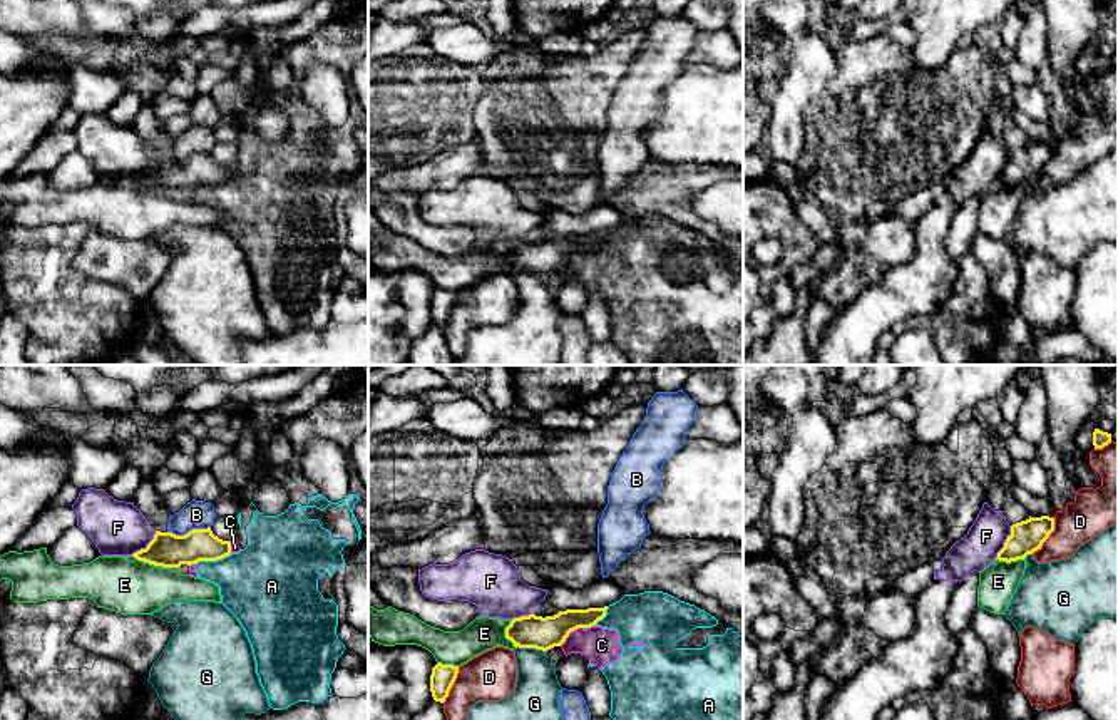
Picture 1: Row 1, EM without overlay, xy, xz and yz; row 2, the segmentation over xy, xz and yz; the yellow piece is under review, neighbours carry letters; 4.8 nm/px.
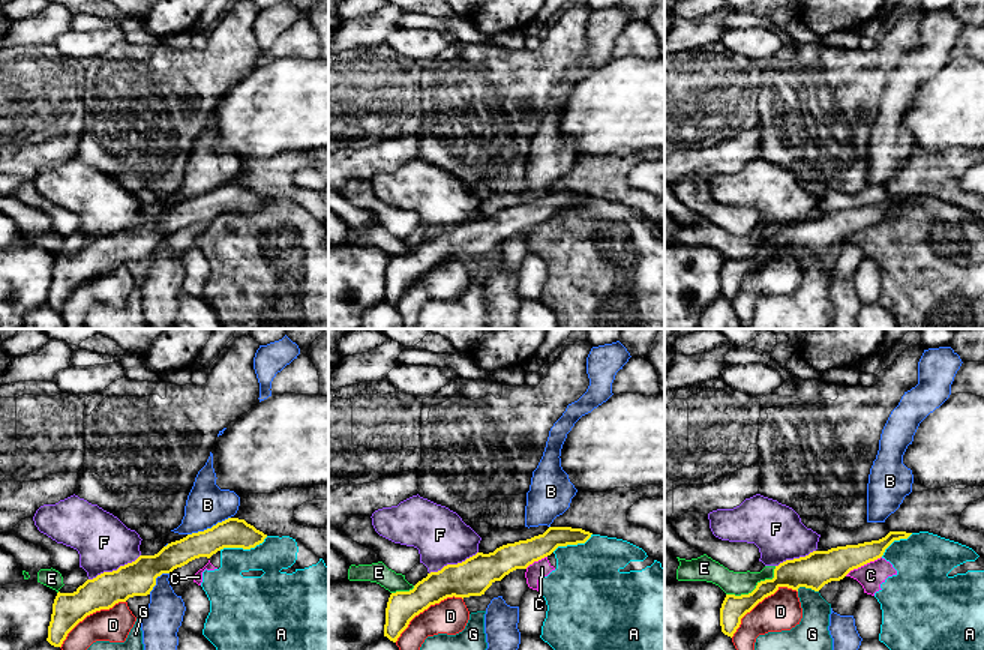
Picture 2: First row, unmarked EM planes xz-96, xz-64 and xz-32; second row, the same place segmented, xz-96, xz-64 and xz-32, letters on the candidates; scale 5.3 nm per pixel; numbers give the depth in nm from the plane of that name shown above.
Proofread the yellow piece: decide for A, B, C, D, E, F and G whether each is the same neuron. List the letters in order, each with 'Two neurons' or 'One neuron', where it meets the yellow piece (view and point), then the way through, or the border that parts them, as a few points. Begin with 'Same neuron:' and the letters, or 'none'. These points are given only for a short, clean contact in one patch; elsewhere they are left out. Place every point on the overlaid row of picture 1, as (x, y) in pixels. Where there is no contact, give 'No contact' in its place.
Same neuron: none
A: Two neurons. Touches yellow at xy (211, 560)
B: Two neurons. Touches yellow at xy (189, 531)
C: Two neurons. Touches yellow at xz (569, 632). Boundary: xz (581, 627), (574, 628), (559, 645)
D: Two neurons. Touches yellow at yz (1048, 536)
E: Two neurons. Touches yellow at xy (153, 563)
F: Two neurons. Touches yellow at yz (1005, 543). Boundary: yz (1011, 526), (1005, 546), (994, 558)
G: Two neurons. Touches yellow at xz (531, 647)

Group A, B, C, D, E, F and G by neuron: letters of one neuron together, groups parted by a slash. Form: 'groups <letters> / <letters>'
groups A C / B / D / E / F / G

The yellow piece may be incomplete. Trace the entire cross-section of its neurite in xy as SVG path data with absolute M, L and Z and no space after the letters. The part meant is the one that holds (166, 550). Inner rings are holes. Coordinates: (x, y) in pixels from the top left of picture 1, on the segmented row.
M211 527L192 529L184 536L156 531L147 548L132 556L154 566L179 568L181 564L223 559L231 554L231 543L214 536Z

